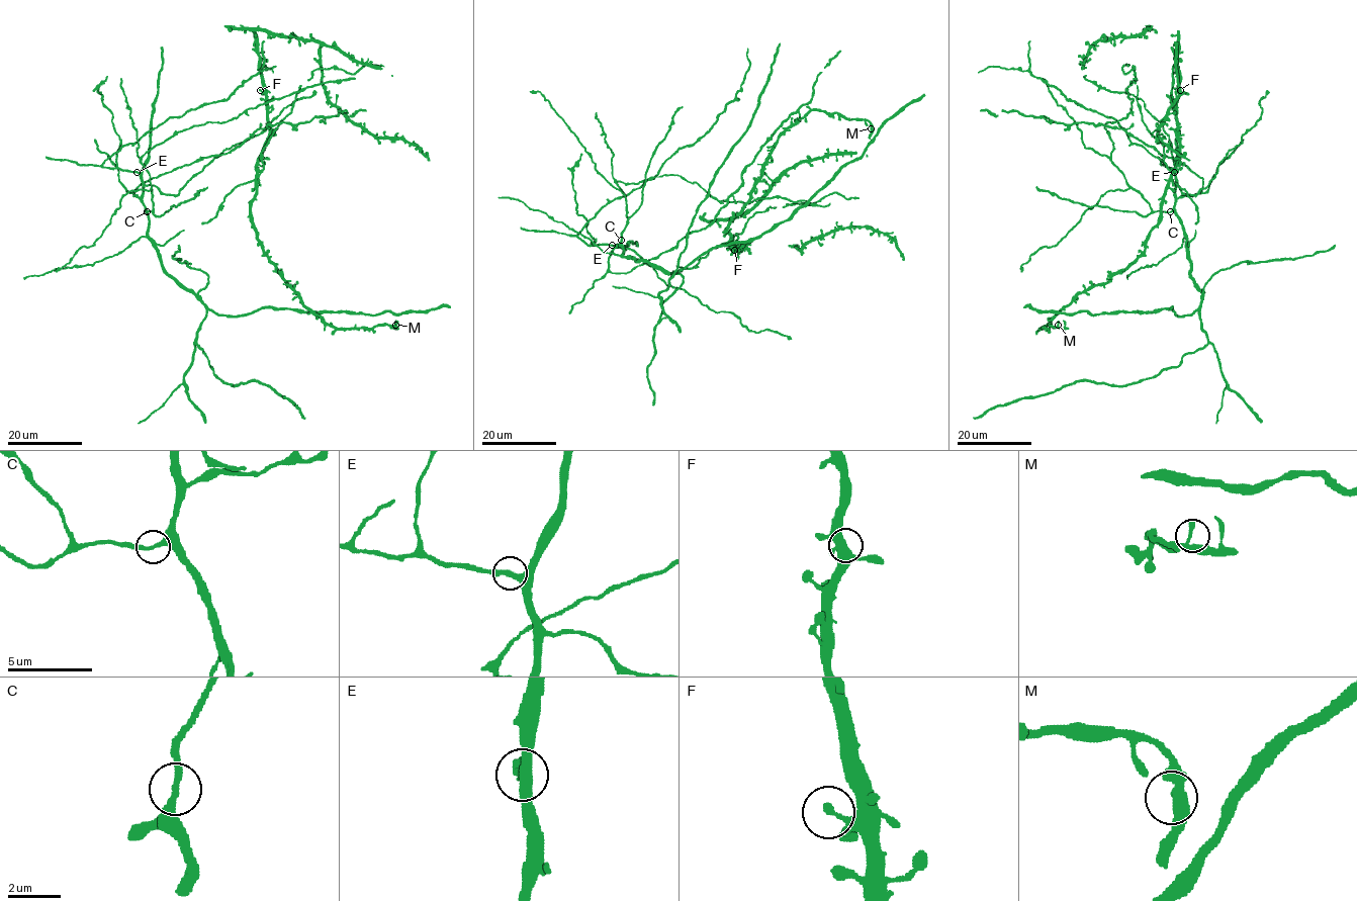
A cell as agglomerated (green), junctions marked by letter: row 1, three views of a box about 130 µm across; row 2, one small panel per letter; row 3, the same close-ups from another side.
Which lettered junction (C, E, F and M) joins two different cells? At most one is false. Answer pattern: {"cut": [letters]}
{"cut": []}

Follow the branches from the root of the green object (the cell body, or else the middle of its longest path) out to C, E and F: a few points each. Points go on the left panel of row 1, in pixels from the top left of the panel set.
C: (334, 311), (261, 307), (236, 317), (217, 316), (166, 272), (156, 243), (148, 235), (147, 212)
E: (334, 311), (261, 307), (236, 317), (214, 313), (163, 267), (156, 243), (148, 235), (143, 180), (137, 172)
F: (334, 311), (398, 316), (395, 328), (334, 329), (262, 251), (250, 215), (269, 132), (260, 90)

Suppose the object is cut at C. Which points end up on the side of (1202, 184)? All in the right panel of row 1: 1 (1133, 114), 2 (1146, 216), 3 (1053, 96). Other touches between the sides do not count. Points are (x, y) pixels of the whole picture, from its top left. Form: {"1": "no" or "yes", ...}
{"1": "no", "2": "no", "3": "no"}

